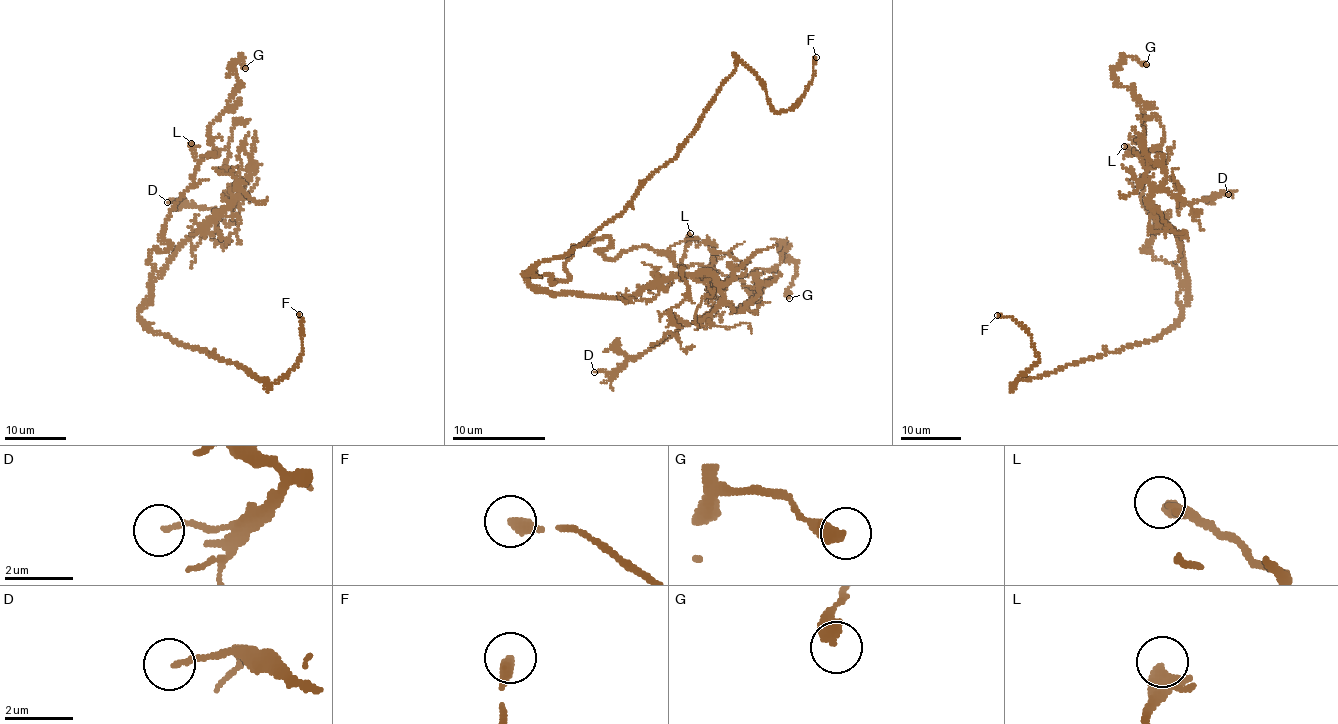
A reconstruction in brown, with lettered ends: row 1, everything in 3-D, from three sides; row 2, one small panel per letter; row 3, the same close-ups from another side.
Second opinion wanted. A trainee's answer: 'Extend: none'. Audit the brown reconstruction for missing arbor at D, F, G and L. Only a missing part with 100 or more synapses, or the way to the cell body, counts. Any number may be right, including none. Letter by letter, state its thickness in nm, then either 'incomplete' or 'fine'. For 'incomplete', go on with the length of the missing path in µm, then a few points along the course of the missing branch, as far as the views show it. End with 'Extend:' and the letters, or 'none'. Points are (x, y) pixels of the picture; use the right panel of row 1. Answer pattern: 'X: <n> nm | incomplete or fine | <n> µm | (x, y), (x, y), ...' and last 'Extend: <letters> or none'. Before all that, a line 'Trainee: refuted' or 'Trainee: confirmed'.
Trainee: refuted
D: 130 nm | fine
F: 320 nm | incomplete | 15 µm
G: 440 nm | fine
L: 280 nm | fine
Extend: F

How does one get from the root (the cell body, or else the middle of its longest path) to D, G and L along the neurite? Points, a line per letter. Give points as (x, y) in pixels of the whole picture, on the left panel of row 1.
D: (147, 304), (141, 307), (168, 260), (241, 198), (216, 210), (188, 206), (181, 199), (167, 202)
G: (147, 304), (150, 254), (169, 248), (165, 222), (214, 151), (209, 126), (239, 88), (235, 62), (245, 68)
L: (147, 304), (154, 268), (150, 254), (169, 248), (161, 240), (165, 222), (193, 184), (197, 161), (191, 143)

